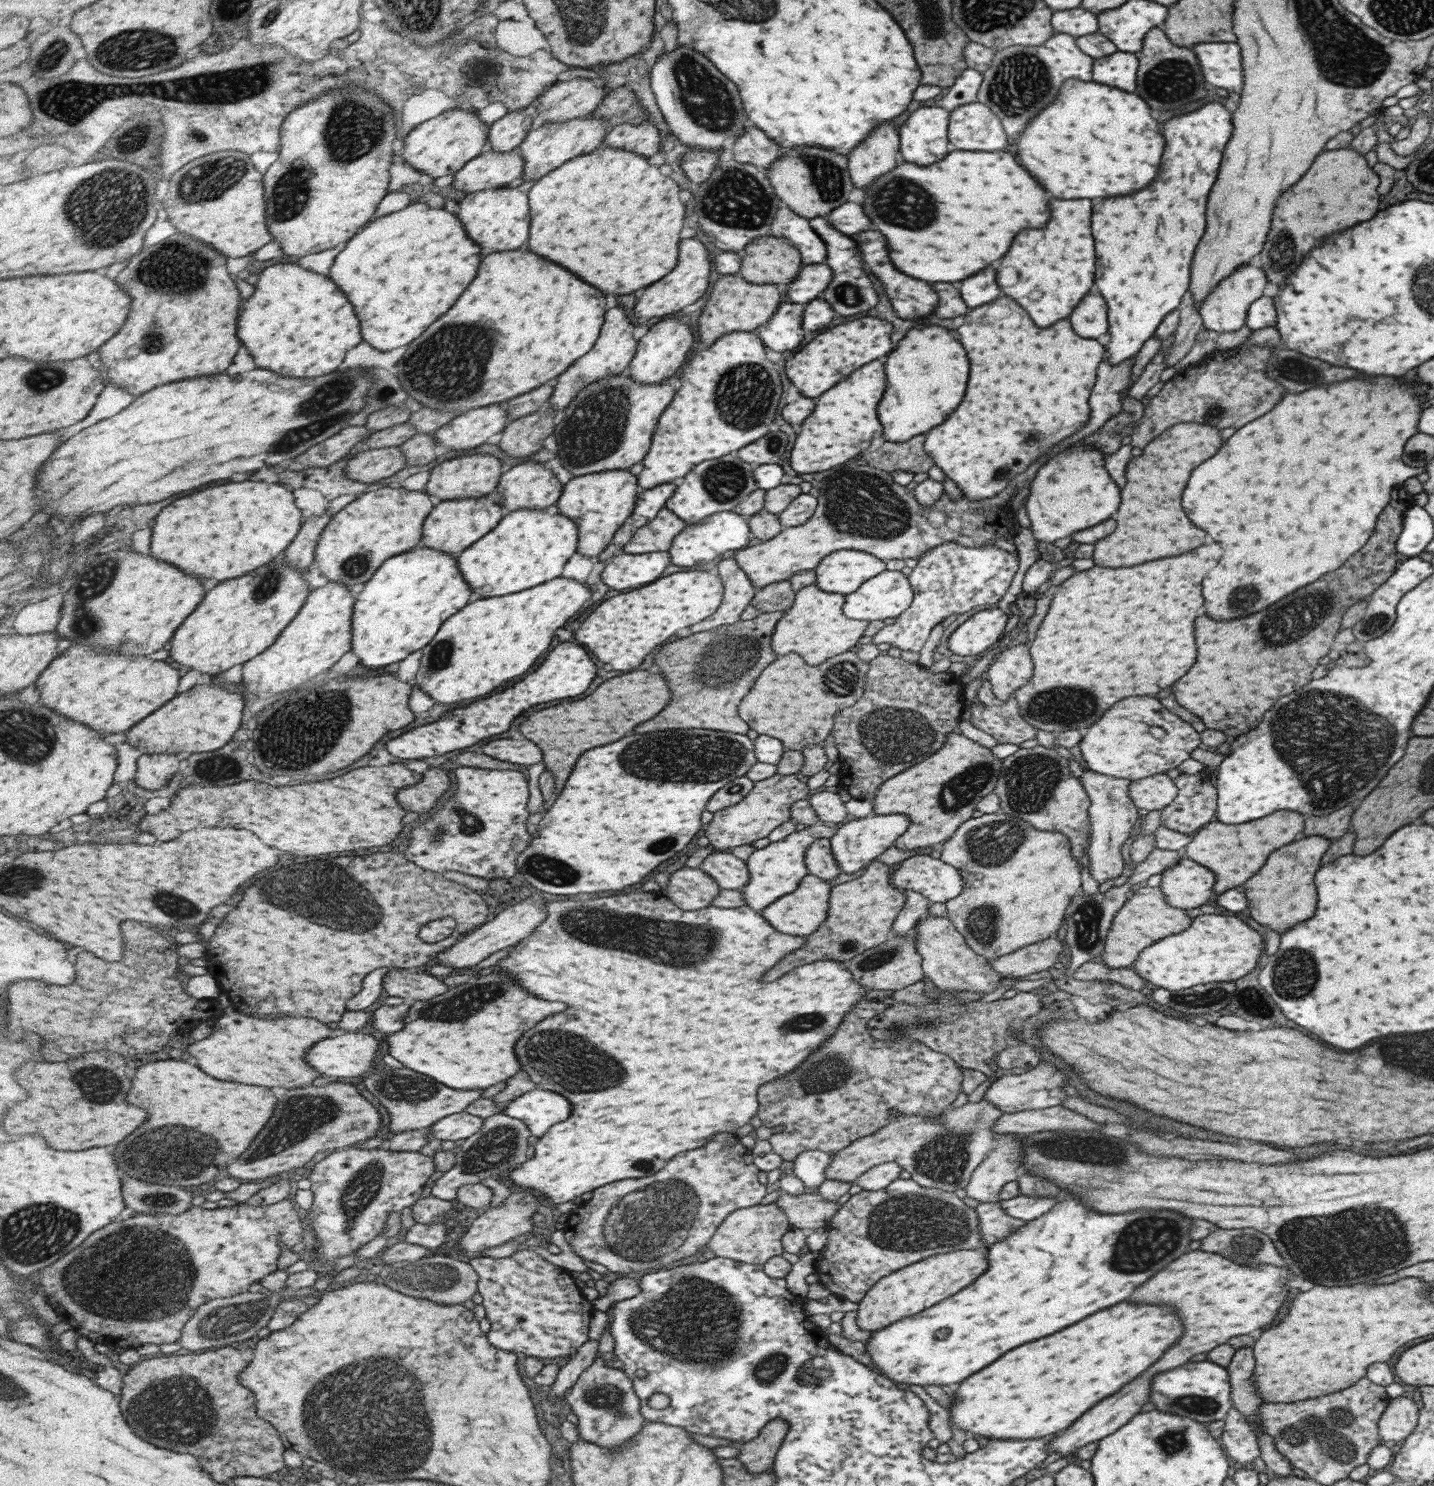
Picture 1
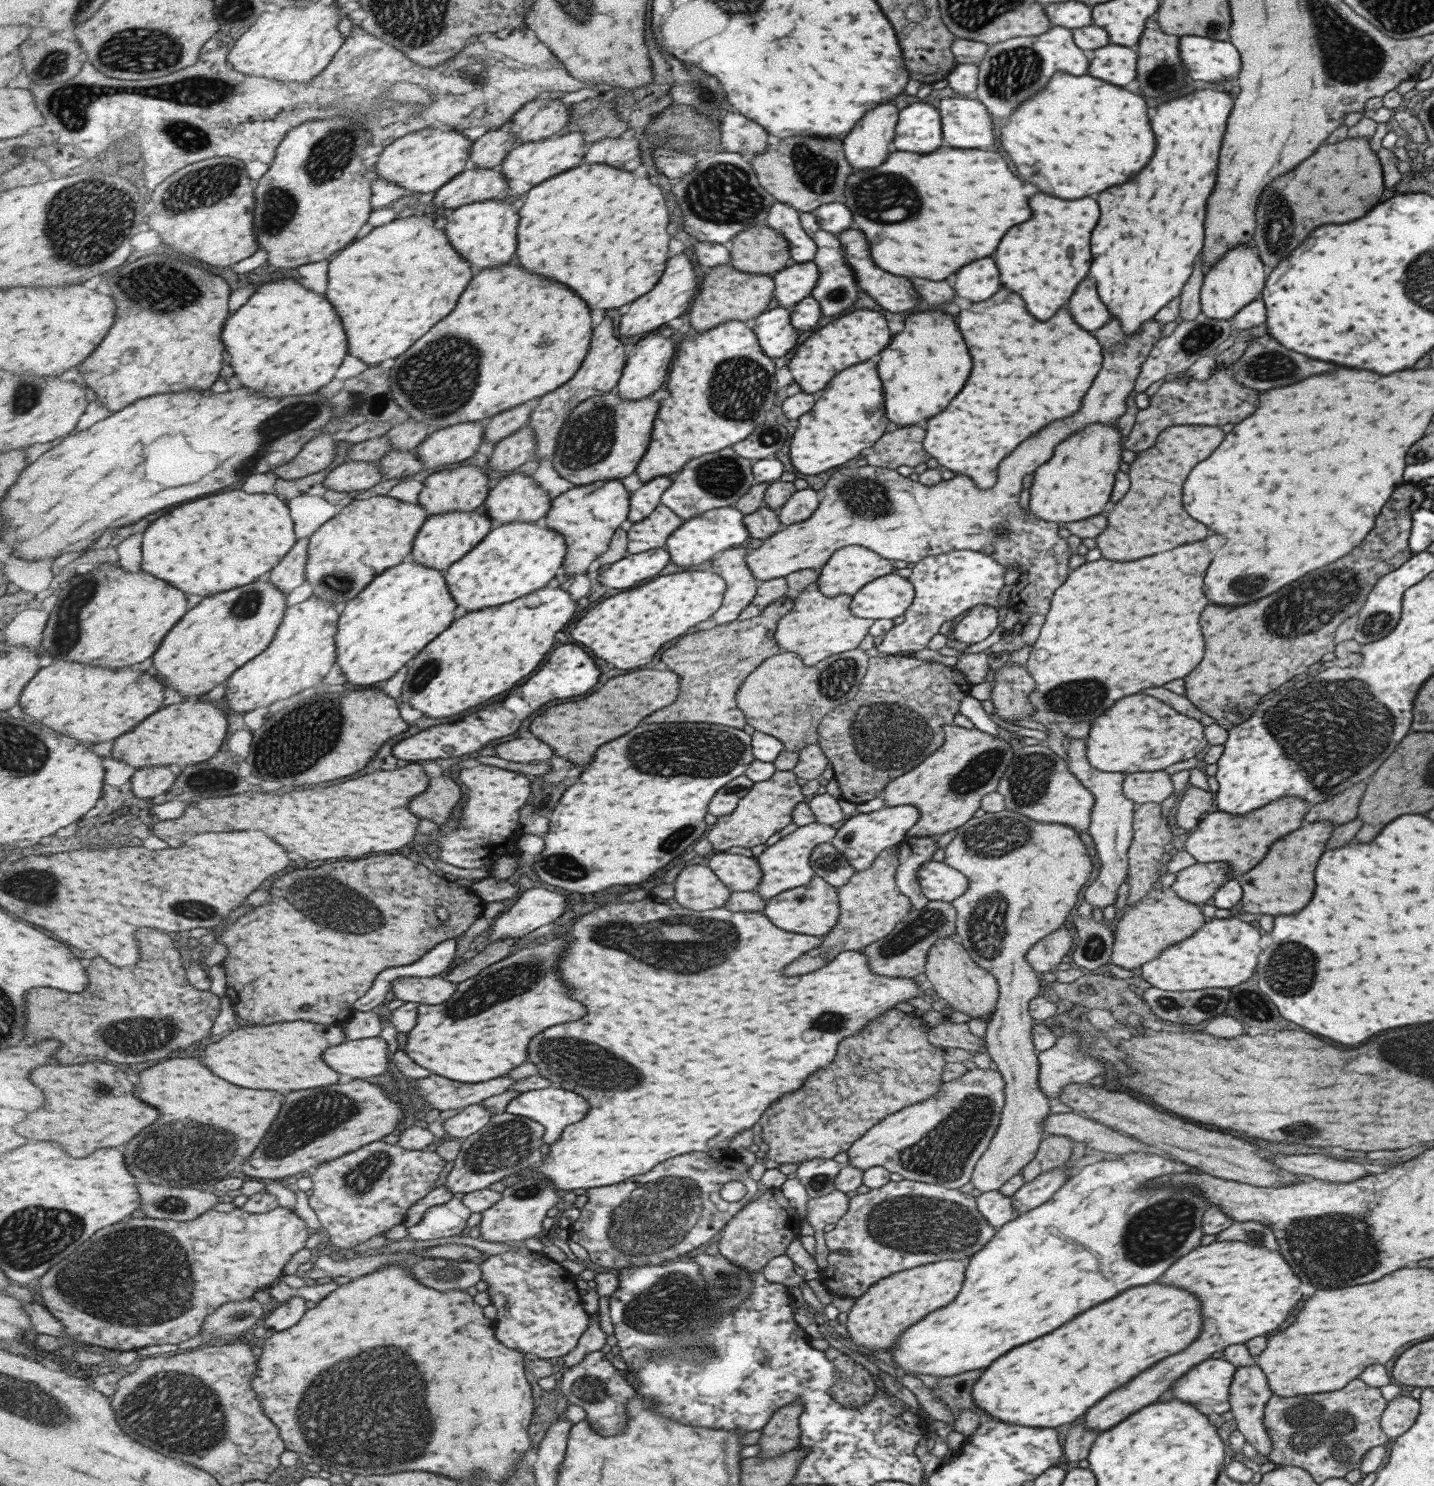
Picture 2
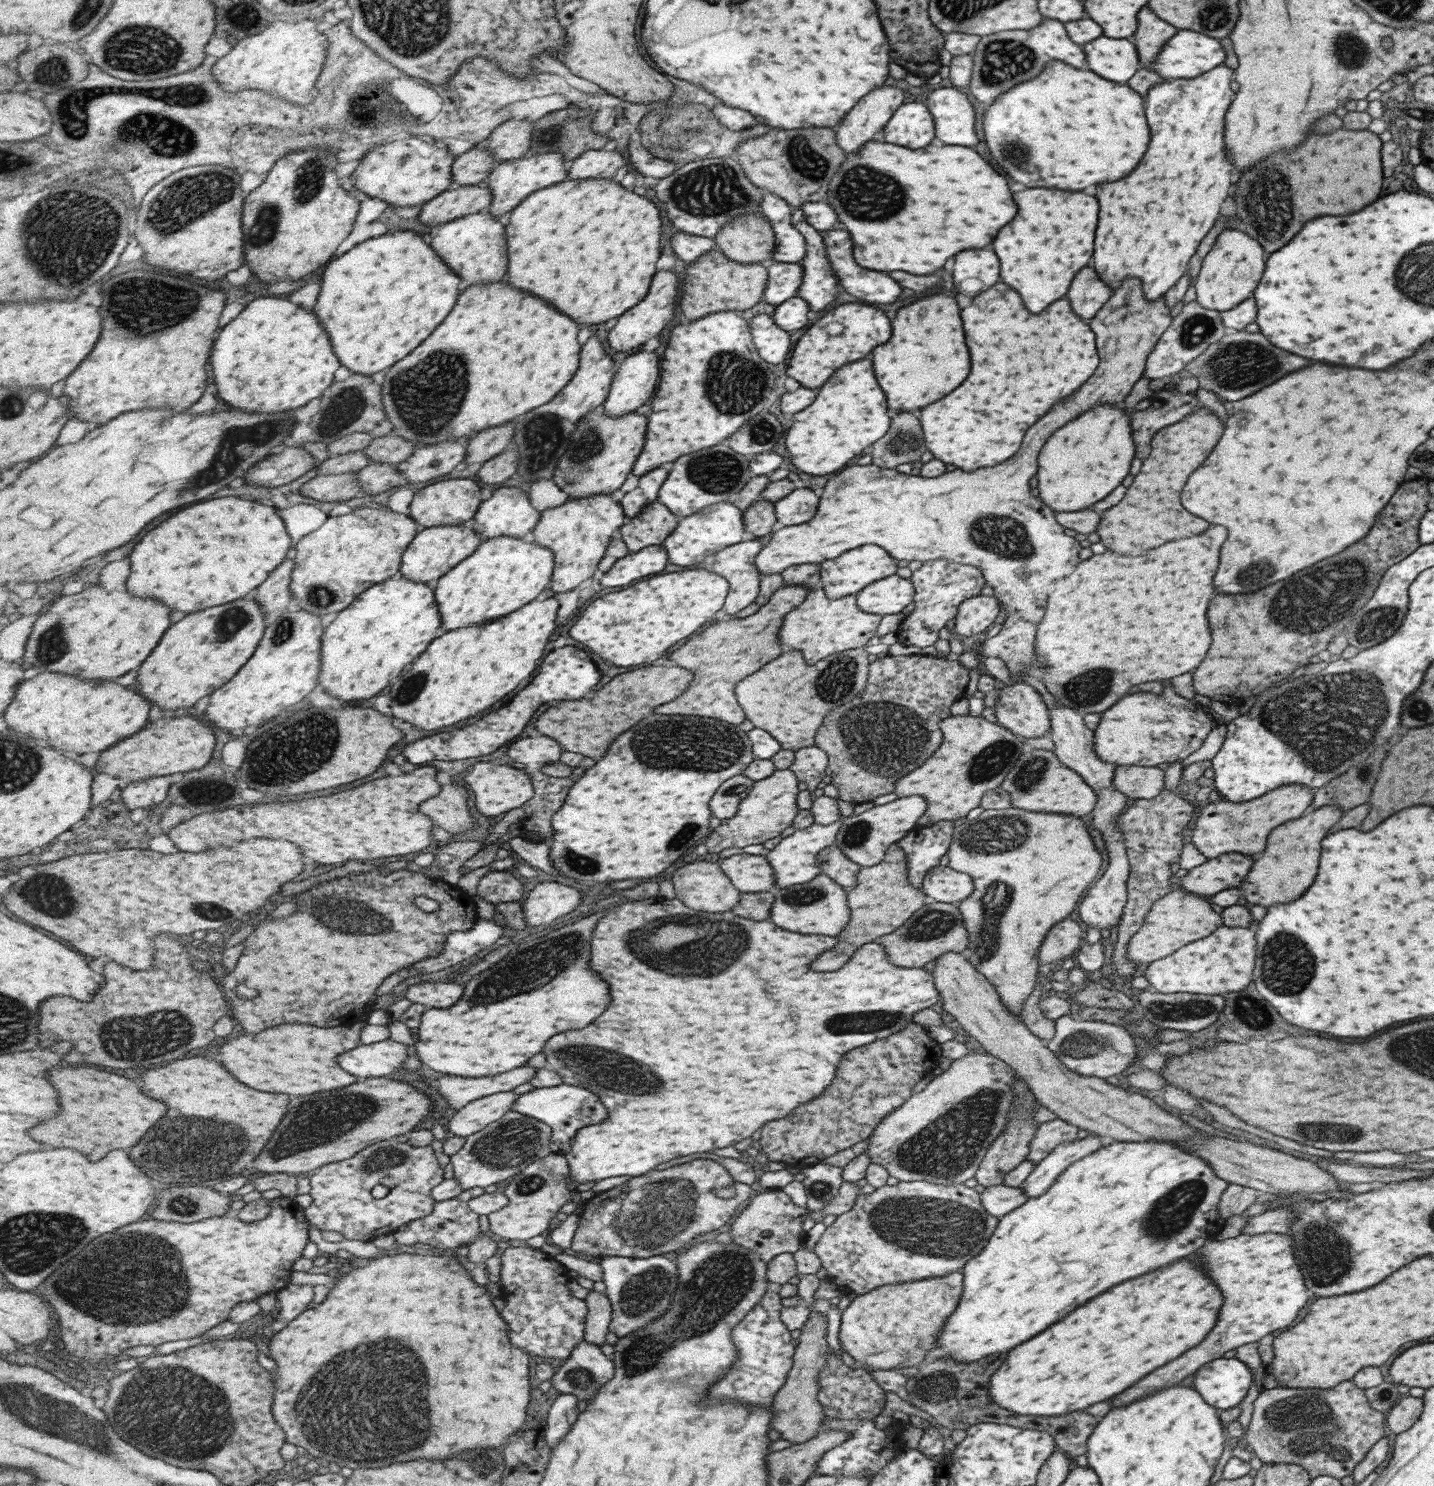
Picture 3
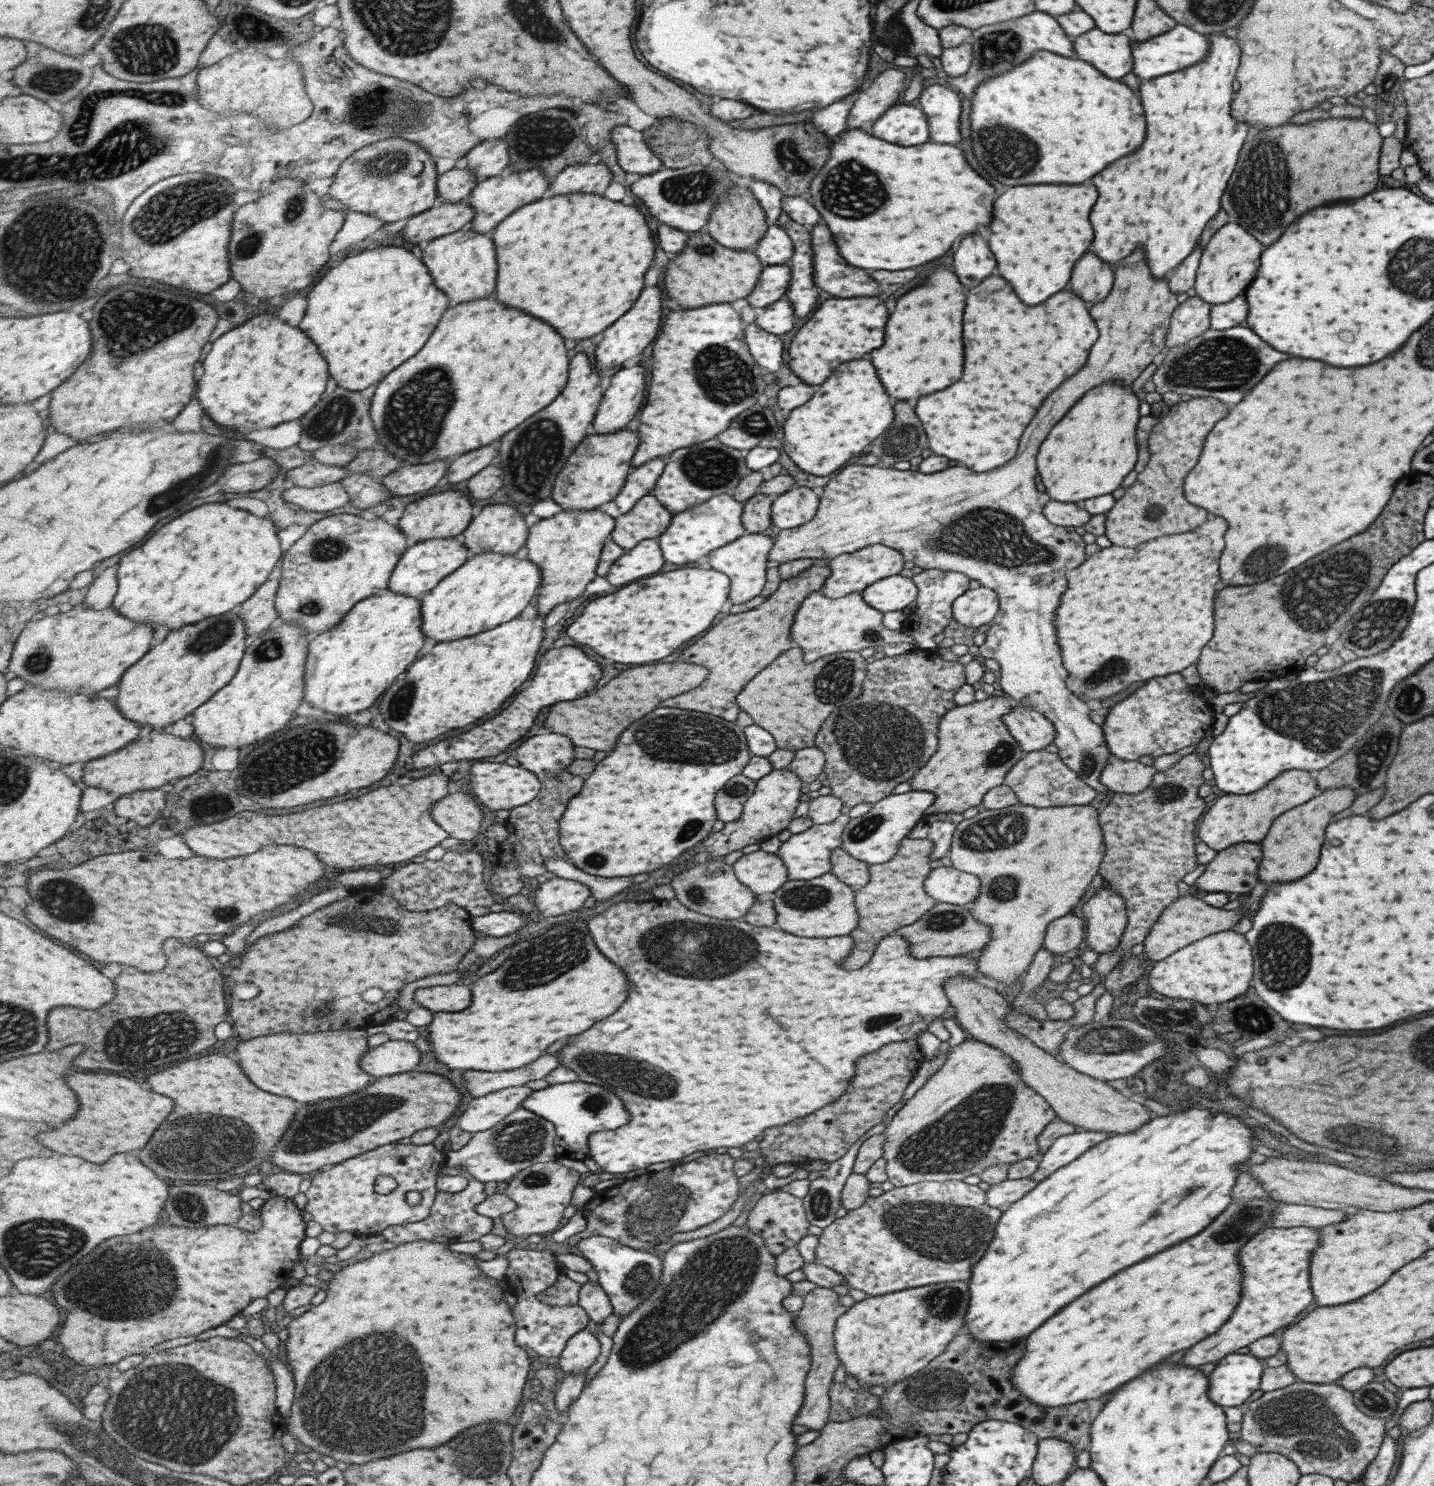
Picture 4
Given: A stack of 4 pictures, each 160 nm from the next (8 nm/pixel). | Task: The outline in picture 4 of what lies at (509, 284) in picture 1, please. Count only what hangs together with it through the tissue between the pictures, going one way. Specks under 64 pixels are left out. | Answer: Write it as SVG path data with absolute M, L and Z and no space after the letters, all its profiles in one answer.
M495 293L492 296L493 298L485 298L485 300L477 300L477 302L475 300L473 302L463 302L461 306L458 304L457 308L447 310L444 314L445 318L442 318L441 324L437 326L437 334L434 333L433 338L429 340L429 346L425 346L425 350L421 350L421 354L417 354L417 358L413 357L410 361L405 362L377 384L378 387L372 396L371 418L375 430L378 432L378 442L380 448L385 448L391 454L394 454L397 459L403 461L403 467L429 464L443 459L454 460L462 454L483 448L488 444L494 444L496 440L501 440L505 434L515 430L532 416L551 405L565 390L572 361L567 356L565 340L555 332L553 326L549 326L543 320L539 320L535 316L529 316L521 310L507 308L497 300Z

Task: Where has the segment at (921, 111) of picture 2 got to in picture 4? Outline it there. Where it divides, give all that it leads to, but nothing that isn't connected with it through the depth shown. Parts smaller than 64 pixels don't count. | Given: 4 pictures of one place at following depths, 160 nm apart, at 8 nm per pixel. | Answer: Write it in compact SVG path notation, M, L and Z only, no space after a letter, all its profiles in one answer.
M907 103L893 105L873 121L871 134L897 146L927 142L927 123L921 109Z

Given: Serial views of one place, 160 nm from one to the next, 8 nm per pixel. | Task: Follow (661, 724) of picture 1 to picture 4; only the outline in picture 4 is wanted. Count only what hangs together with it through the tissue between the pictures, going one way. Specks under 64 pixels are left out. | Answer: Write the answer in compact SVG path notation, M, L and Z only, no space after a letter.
M819 559L817 563L813 563L799 574L780 581L775 592L772 592L762 604L753 610L731 614L719 626L709 630L709 634L703 636L697 644L689 646L681 654L681 660L709 666L711 670L709 682L703 682L703 686L699 686L693 692L663 702L663 706L677 706L685 710L706 712L735 722L741 714L737 696L745 688L745 682L751 680L761 668L765 668L781 652L789 650L789 642L791 642L789 626L792 626L791 620L794 620L793 614L799 608L799 602L807 594L819 590L825 578L829 576L829 567L827 564L821 565L821 561L823 560Z

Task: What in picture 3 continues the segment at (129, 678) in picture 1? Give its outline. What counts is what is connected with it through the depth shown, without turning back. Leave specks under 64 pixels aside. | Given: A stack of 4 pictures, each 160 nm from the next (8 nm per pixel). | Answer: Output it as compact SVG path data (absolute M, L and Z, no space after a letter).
M40 672L20 685L1 721L12 732L32 734L65 754L79 756L102 753L141 732L149 723L152 705L134 686L123 687L115 680Z

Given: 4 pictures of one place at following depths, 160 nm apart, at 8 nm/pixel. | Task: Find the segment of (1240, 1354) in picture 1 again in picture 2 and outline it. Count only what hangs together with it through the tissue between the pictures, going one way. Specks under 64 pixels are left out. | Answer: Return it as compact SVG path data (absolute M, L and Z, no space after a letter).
M1241 1366L1235 1369L1228 1388L1228 1401L1230 1411L1235 1420L1236 1430L1244 1437L1244 1441L1253 1446L1256 1452L1260 1452L1265 1456L1270 1451L1270 1440L1267 1436L1267 1430L1265 1430L1263 1416L1265 1403L1271 1395L1267 1384L1265 1384L1265 1376L1263 1376L1261 1368L1257 1368L1257 1366Z

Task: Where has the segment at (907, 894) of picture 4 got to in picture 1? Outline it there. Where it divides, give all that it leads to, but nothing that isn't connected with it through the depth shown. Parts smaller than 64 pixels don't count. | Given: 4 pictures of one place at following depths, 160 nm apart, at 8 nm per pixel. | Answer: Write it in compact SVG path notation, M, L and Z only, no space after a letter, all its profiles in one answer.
M872 860L863 870L863 875L853 878L849 882L843 882L839 886L833 886L829 892L829 916L827 924L820 924L819 928L807 936L809 946L803 946L801 950L795 950L769 974L769 980L777 980L785 972L815 962L815 960L849 960L864 950L878 946L887 940L891 934L892 924L897 913L904 905L905 895L903 891L890 885L889 876L891 867L877 860Z

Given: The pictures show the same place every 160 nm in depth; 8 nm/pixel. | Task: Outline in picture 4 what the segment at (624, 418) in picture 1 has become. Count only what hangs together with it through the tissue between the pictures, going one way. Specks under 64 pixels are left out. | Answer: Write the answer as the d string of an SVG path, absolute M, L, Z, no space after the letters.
M629 429L613 434L591 432L576 448L557 477L553 497L562 506L563 511L595 510L619 496L628 481L633 458L641 444L639 432Z

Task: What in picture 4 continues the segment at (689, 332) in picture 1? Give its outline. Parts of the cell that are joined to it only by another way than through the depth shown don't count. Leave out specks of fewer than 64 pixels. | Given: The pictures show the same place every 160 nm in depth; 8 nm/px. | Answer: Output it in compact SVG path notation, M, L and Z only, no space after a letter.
M641 365L621 370L617 373L610 386L605 392L605 396L600 404L600 409L597 411L596 418L592 422L592 432L597 434L613 434L619 432L621 428L625 428L633 418L639 417L639 410L643 410L643 402L647 396L647 374L645 368Z

